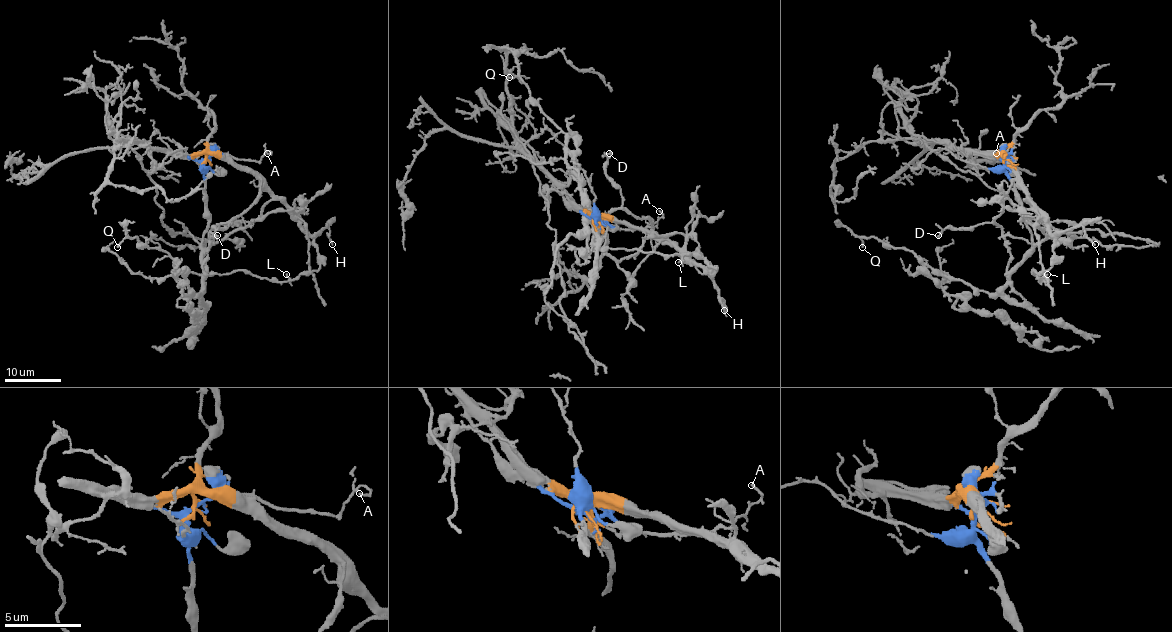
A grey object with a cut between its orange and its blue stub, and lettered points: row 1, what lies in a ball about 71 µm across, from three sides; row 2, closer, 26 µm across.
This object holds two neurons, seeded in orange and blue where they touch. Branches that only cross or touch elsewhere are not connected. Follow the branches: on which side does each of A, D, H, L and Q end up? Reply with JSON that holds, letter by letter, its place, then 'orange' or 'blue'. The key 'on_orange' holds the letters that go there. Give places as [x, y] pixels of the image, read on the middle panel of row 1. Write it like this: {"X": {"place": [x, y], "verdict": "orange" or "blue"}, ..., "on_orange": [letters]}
{"A": {"place": [659, 211], "verdict": "blue"}, "D": {"place": [609, 153], "verdict": "orange"}, "H": {"place": [724, 310], "verdict": "orange"}, "L": {"place": [678, 262], "verdict": "orange"}, "Q": {"place": [509, 77], "verdict": "blue"}, "on_orange": ["D", "H", "L"]}

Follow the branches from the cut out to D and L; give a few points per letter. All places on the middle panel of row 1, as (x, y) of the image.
D: (597, 220), (605, 216), (634, 228), (653, 228), (622, 206), (619, 188), (605, 172), (609, 152)
L: (597, 220), (605, 216), (655, 232), (704, 269), (712, 264), (685, 255), (678, 262)

